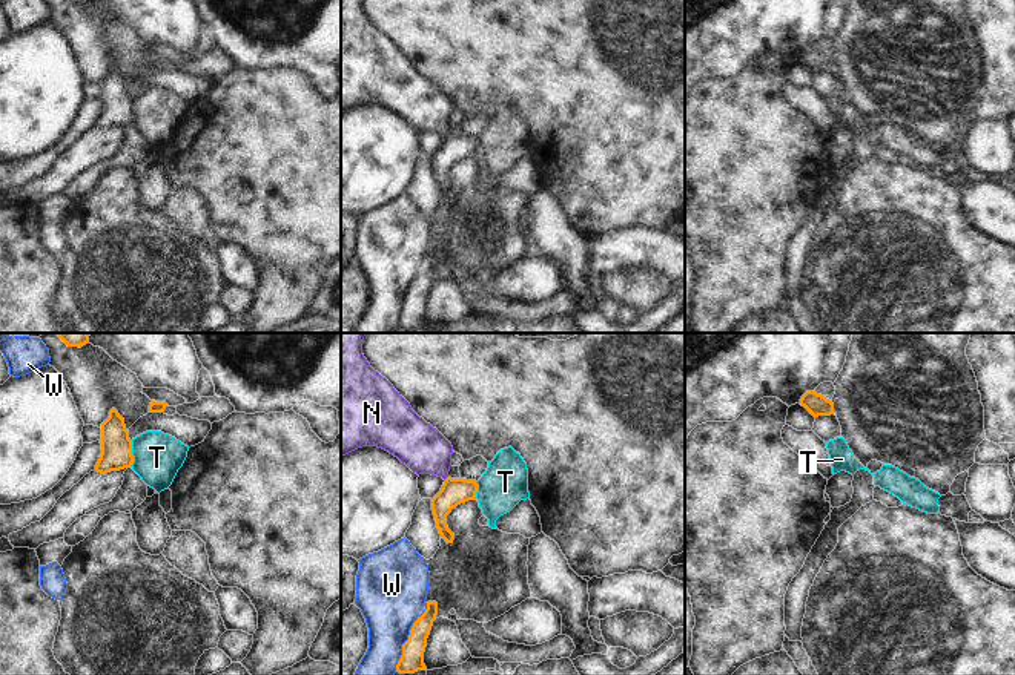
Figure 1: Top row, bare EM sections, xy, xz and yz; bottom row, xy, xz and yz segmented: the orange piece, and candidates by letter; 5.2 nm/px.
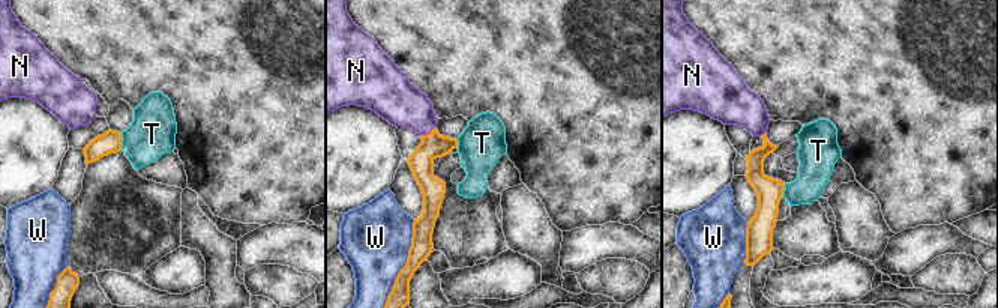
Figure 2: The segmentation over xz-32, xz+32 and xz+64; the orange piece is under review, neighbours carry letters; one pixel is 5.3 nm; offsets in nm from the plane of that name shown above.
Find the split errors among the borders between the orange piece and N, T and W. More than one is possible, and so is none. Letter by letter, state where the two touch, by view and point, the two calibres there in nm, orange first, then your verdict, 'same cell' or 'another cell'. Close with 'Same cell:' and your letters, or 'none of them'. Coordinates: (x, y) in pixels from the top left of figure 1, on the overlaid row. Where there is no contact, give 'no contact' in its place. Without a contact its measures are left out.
N: no contact; same cell
T: contact xy (131, 454); calibres 160 and 260 nm; another cell
W: contact xz (409, 637); calibres 130 and 360 nm; another cell
Same cell: N

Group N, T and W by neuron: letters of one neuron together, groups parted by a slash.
N / T / W

